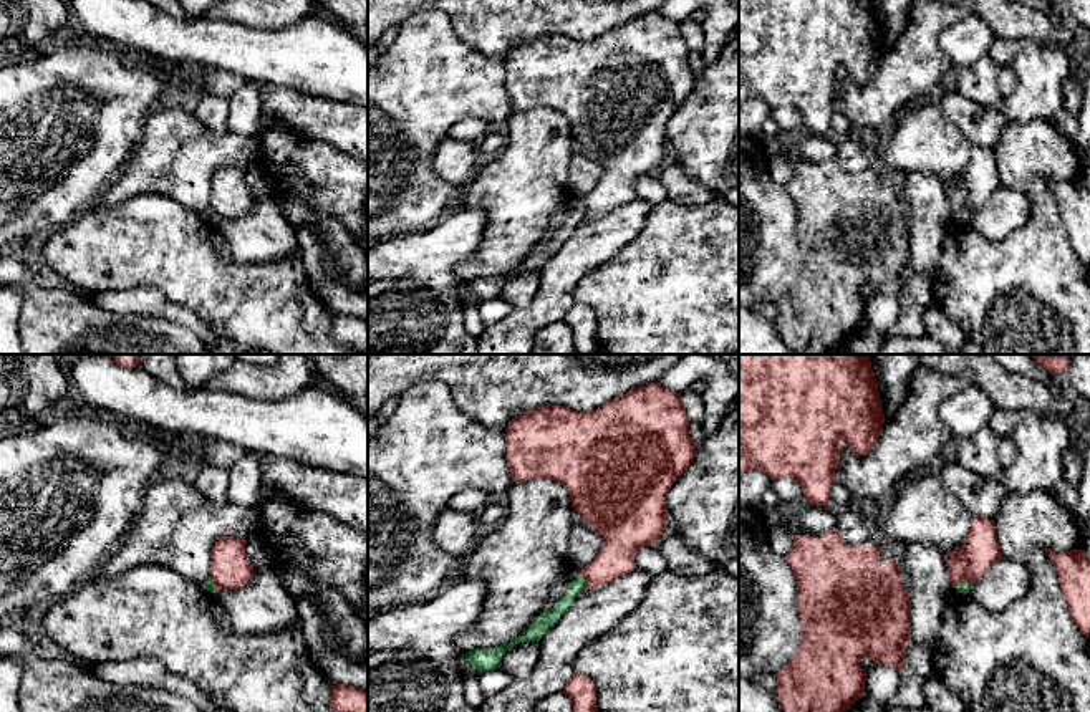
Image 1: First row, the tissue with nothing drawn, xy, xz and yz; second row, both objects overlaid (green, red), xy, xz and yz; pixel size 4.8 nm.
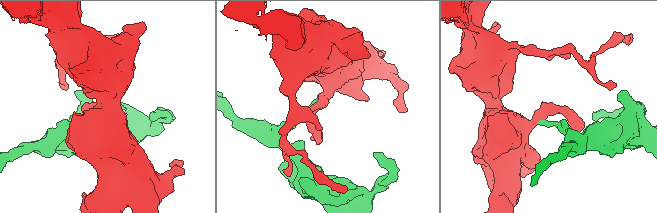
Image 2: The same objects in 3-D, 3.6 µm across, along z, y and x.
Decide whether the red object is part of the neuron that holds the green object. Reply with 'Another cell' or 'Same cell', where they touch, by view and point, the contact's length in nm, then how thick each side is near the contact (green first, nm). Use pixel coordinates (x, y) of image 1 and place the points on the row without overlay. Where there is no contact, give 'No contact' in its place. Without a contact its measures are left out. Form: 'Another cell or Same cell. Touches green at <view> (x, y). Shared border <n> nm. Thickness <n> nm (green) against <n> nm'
Another cell. Touches green at xz (583, 211). Shared border 80 nm. Thickness 70 nm (green) against 180 nm

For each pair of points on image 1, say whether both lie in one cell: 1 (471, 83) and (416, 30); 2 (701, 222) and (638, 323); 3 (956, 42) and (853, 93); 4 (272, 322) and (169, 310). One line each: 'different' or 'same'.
1: same
2: same
3: different
4: different

